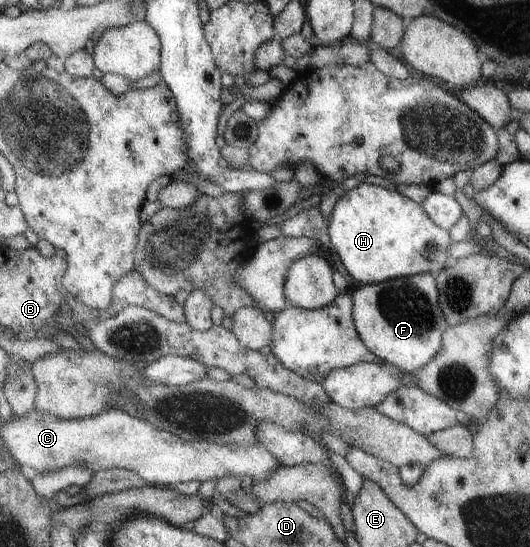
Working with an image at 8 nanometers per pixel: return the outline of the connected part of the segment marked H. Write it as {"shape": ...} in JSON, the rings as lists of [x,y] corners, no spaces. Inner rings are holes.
{"shape":[[[360,183],[356,187],[339,192],[327,223],[327,235],[331,249],[337,253],[340,264],[347,270],[356,285],[376,284],[396,277],[420,273],[435,275],[450,262],[446,249],[454,242],[449,231],[437,227],[425,213],[422,205],[413,202],[395,190],[386,190],[373,184]]]}

